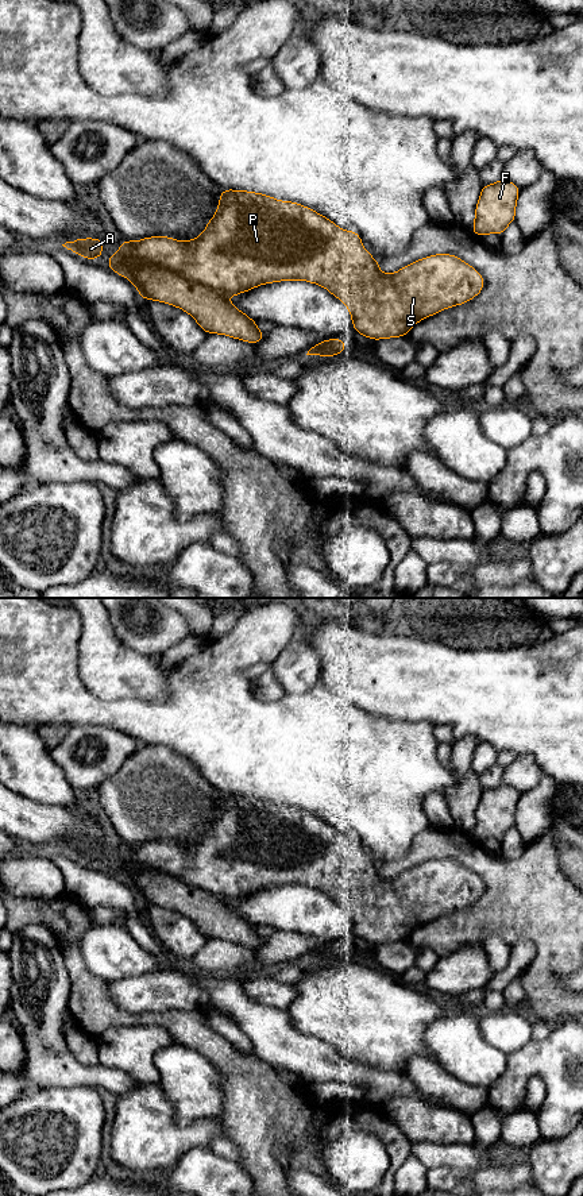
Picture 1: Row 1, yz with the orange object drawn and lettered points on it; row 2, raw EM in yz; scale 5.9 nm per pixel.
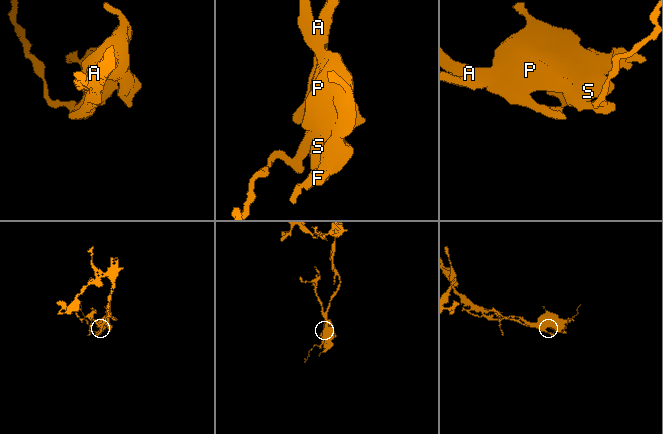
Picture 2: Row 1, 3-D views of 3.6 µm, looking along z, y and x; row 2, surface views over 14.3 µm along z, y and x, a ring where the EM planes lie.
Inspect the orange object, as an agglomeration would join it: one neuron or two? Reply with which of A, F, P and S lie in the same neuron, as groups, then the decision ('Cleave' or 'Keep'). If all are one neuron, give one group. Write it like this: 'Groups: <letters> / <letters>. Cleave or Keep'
Groups: A / F P S. Cleave

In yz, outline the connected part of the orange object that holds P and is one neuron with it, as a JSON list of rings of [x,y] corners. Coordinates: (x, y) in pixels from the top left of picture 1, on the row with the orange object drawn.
[[[221,189],[221,194],[219,197],[219,207],[216,209],[215,216],[208,221],[205,231],[196,239],[186,240],[184,243],[178,242],[175,238],[169,236],[148,236],[140,240],[136,240],[134,243],[130,243],[127,247],[121,248],[109,262],[109,269],[115,271],[116,274],[127,278],[131,281],[132,273],[143,263],[152,263],[158,267],[175,271],[179,275],[197,281],[201,285],[205,285],[211,289],[219,290],[221,293],[225,293],[228,296],[238,296],[244,292],[248,292],[256,286],[265,285],[265,283],[273,283],[279,281],[294,281],[301,279],[310,283],[317,283],[323,288],[325,288],[331,294],[333,294],[336,298],[339,298],[341,302],[344,302],[350,310],[352,325],[355,333],[362,333],[366,337],[374,340],[381,339],[390,339],[390,337],[401,337],[408,336],[410,333],[412,327],[429,317],[433,316],[447,308],[452,308],[456,305],[463,305],[468,302],[470,300],[475,298],[484,288],[484,278],[482,274],[457,258],[452,254],[435,254],[425,256],[422,259],[418,259],[413,263],[406,265],[401,270],[393,273],[393,274],[382,274],[379,271],[379,262],[374,259],[371,254],[366,251],[363,247],[362,239],[359,232],[356,231],[343,231],[339,225],[336,225],[333,221],[331,221],[328,217],[317,213],[316,211],[304,207],[298,202],[293,201],[279,201],[274,197],[256,193],[256,192],[247,192],[247,190],[233,190],[233,189]]]

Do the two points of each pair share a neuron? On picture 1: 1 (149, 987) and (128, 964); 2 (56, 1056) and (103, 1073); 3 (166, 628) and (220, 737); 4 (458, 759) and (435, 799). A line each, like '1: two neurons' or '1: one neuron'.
1: two neurons
2: one neuron
3: two neurons
4: two neurons

